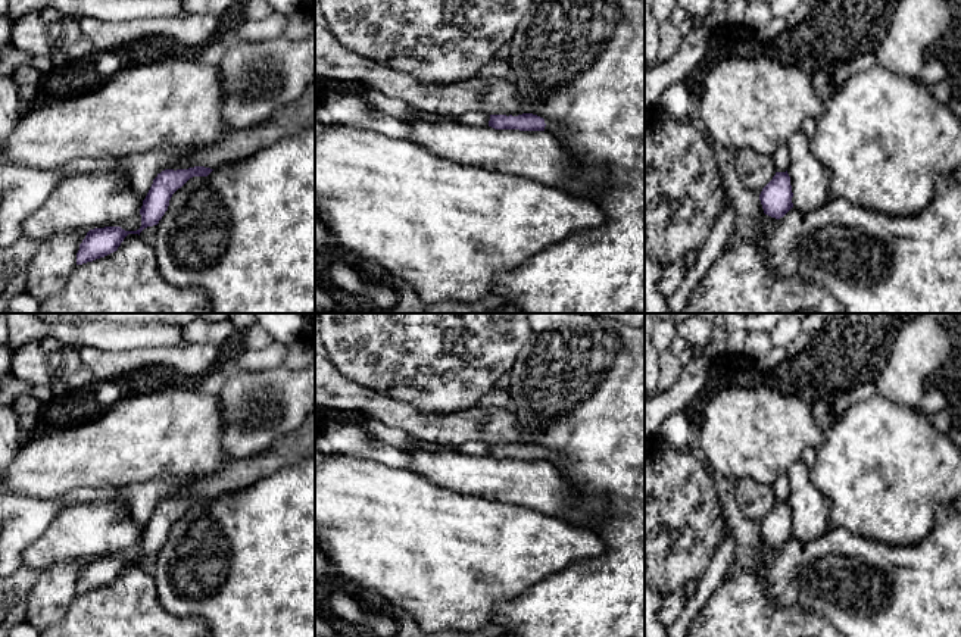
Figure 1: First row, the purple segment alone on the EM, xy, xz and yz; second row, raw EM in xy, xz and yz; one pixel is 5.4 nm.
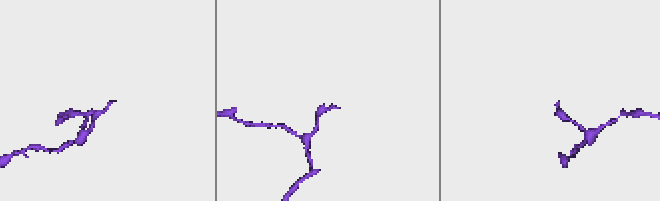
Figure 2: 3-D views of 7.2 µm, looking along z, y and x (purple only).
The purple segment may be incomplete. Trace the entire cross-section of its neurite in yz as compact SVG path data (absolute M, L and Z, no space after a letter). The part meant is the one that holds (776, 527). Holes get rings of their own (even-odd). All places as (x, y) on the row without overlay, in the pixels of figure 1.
M787 500L776 502L759 524L764 543L776 549L783 547L793 537L792 527L793 522Z

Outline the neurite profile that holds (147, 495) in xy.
M180 475L152 480L141 484L110 485L106 488L78 487L62 496L63 506L96 500L116 500L125 497L140 528L146 528L153 509L172 493L184 488L200 477Z

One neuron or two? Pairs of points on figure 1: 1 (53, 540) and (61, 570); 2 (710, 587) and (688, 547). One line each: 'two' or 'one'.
1: two
2: two

